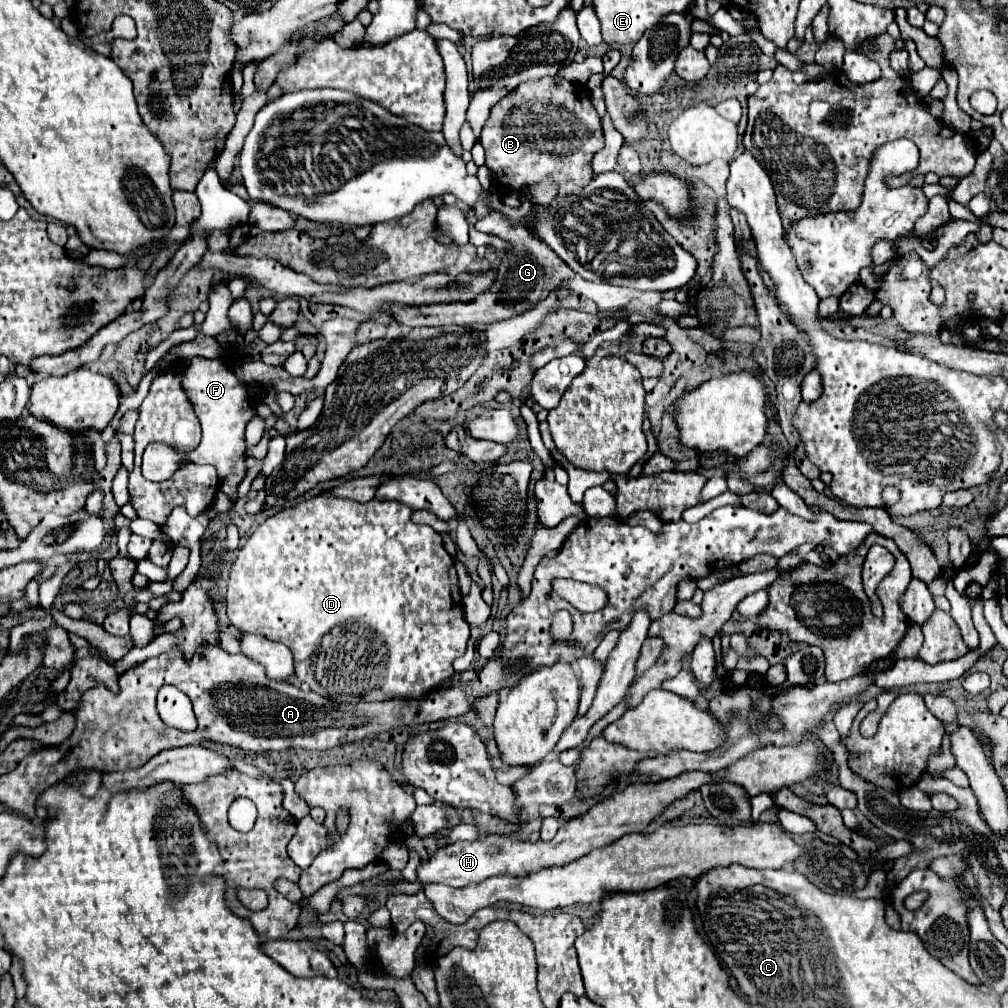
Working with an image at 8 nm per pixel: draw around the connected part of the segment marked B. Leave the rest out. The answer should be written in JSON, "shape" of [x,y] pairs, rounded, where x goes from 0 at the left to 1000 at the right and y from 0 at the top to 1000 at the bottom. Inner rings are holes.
{"shape":[[[557,75],[519,81],[515,87],[511,87],[511,91],[505,91],[499,99],[495,99],[495,103],[491,103],[491,107],[487,107],[487,115],[477,129],[475,141],[483,153],[481,165],[491,173],[493,179],[501,181],[505,188],[519,188],[521,185],[529,185],[539,175],[551,177],[555,183],[555,194],[563,194],[570,187],[580,187],[588,179],[586,157],[598,147],[596,119],[584,95],[586,93],[580,85],[563,81]],[[564,131],[568,131],[566,137],[563,137]]]}

